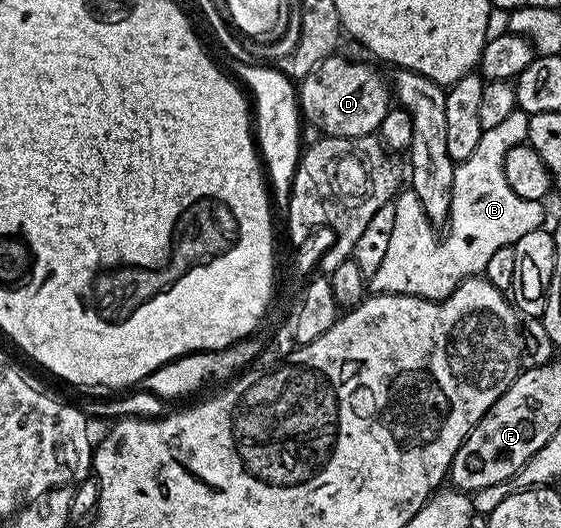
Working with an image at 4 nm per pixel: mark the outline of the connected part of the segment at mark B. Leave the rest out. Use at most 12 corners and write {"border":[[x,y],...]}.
{"border":[[516,109],[456,166],[440,241],[417,193],[393,200],[377,295],[438,299],[544,226],[509,189]]}

